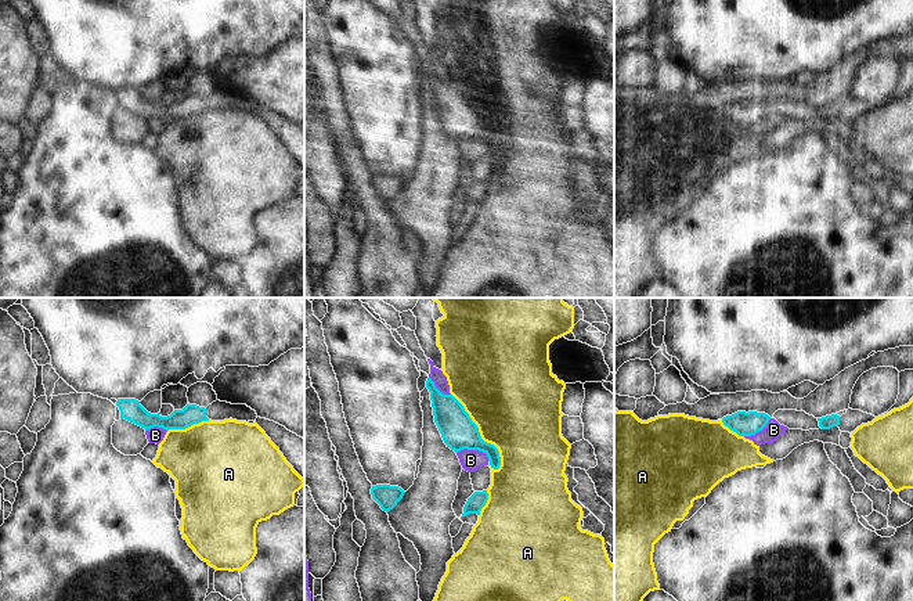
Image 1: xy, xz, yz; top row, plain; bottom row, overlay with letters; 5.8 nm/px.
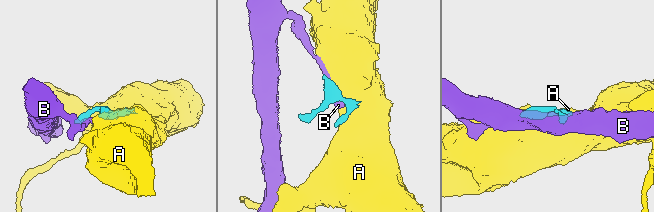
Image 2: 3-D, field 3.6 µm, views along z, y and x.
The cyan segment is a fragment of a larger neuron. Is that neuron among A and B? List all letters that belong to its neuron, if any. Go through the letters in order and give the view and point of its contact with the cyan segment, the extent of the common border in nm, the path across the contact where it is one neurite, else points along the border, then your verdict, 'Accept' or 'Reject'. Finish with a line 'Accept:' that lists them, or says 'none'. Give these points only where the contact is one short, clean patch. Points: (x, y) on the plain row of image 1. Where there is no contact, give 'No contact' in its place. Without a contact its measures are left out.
A: Touches cyan at xz (479, 123). Shared border 500 nm. Reject
B: Touches cyan at xz (475, 139). Shared border 200 nm. Reject
Accept: none.

